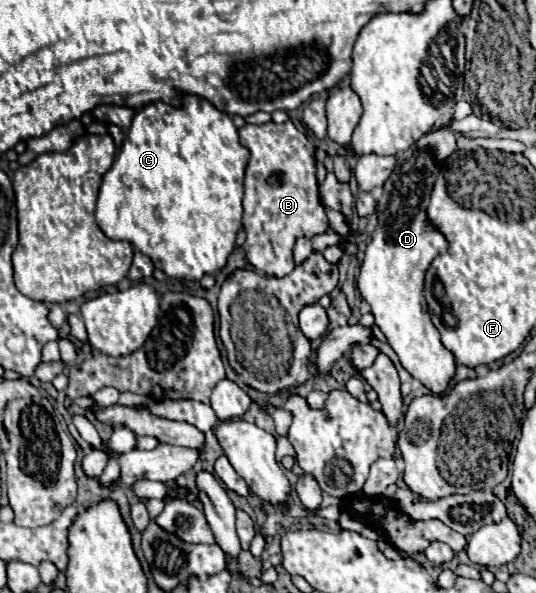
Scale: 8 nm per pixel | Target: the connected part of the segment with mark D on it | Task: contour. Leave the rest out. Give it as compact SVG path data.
M439 127L397 155L397 165L391 177L385 181L383 195L379 199L379 225L371 235L357 279L357 287L363 299L371 305L375 323L387 337L391 349L397 353L399 363L433 395L443 395L449 389L457 361L453 353L443 347L423 297L423 279L427 267L439 253L447 251L445 237L429 227L425 209L439 171L439 161L445 159L445 151L447 157L455 151L457 137L459 135L451 133L449 129Z

